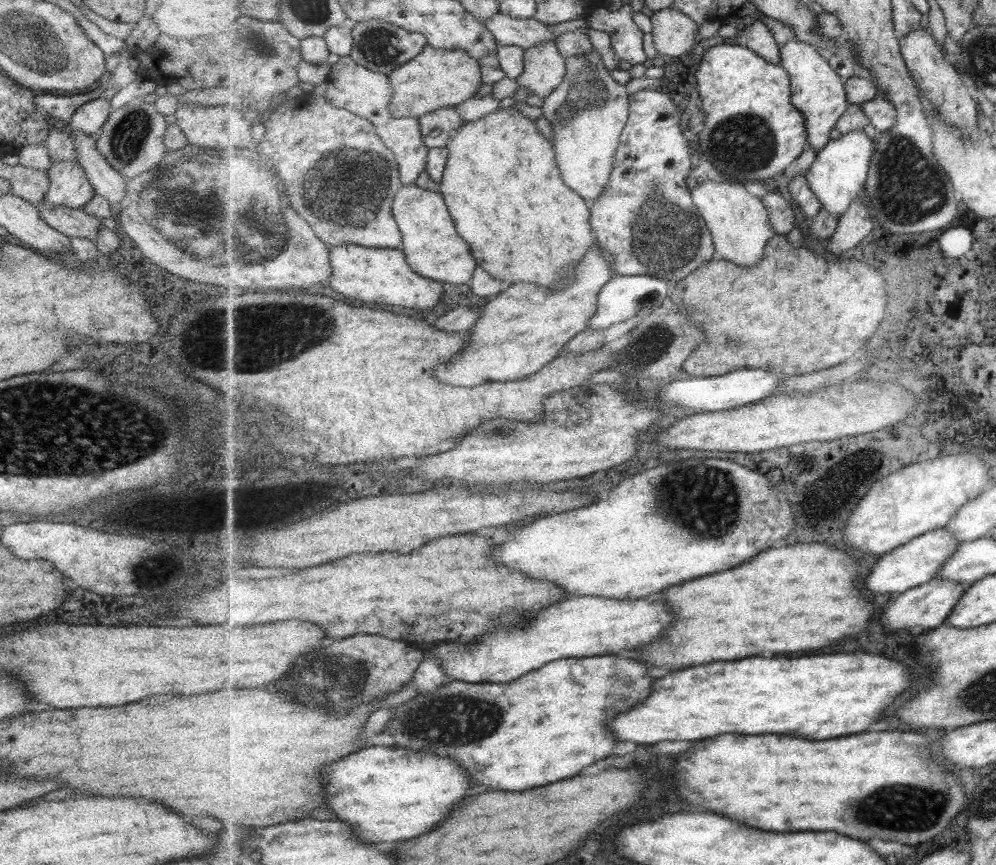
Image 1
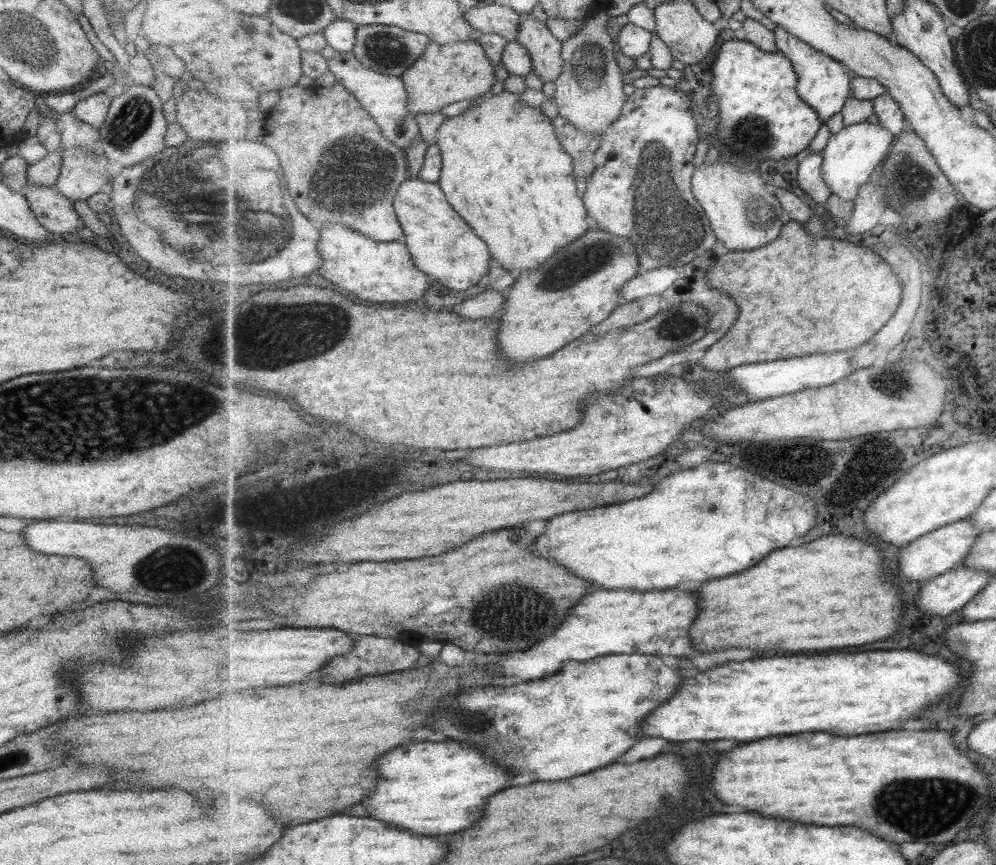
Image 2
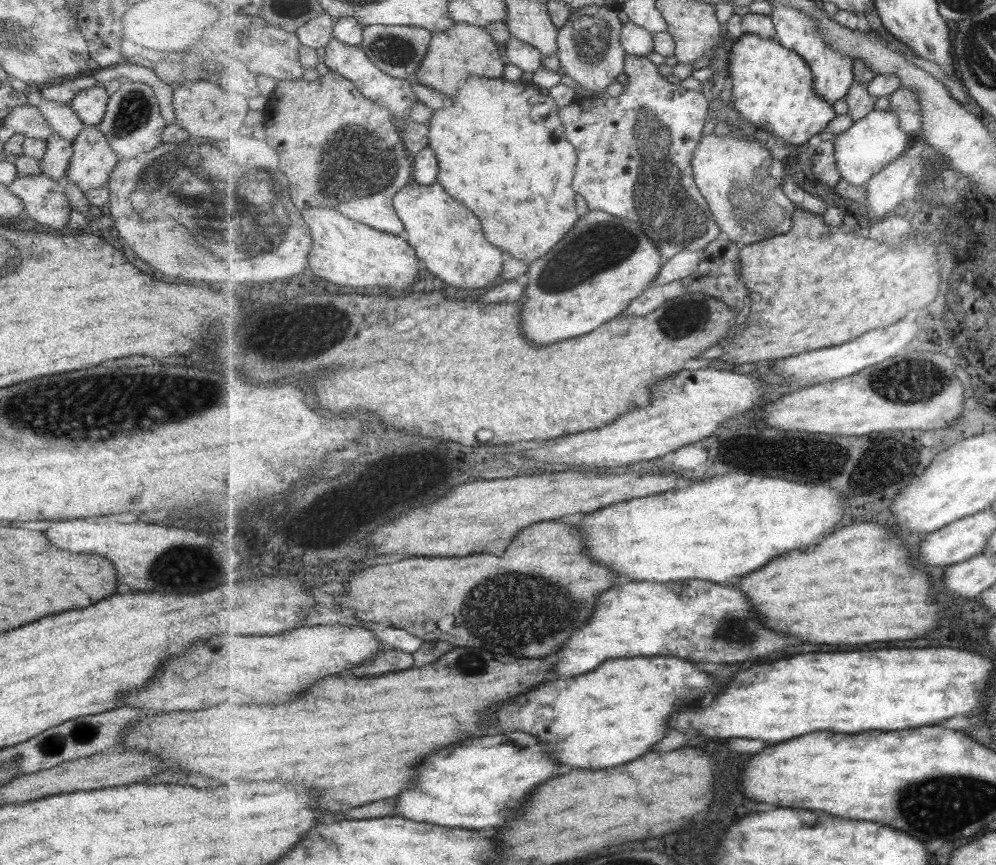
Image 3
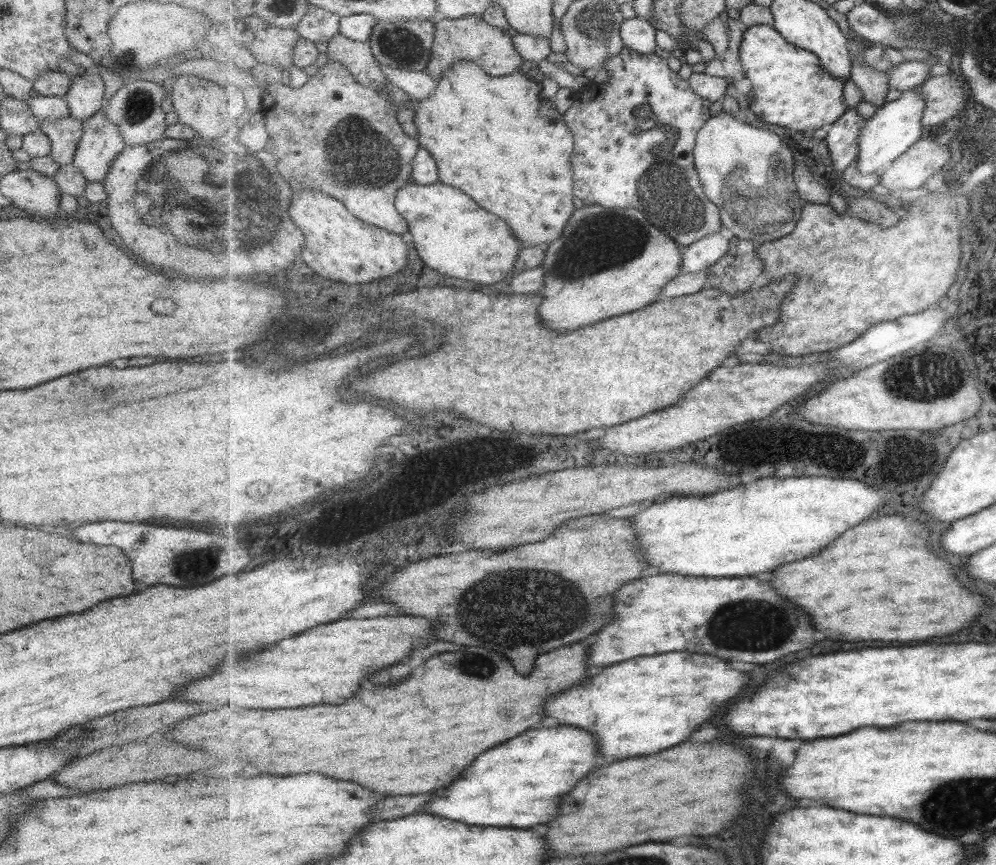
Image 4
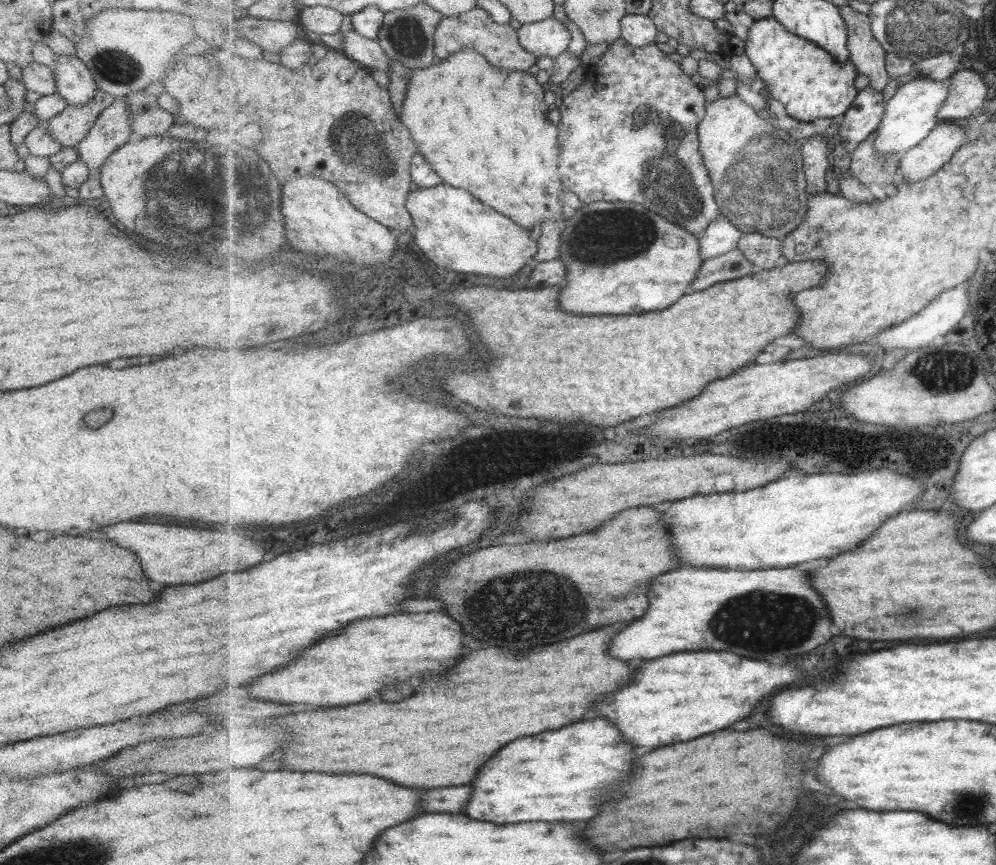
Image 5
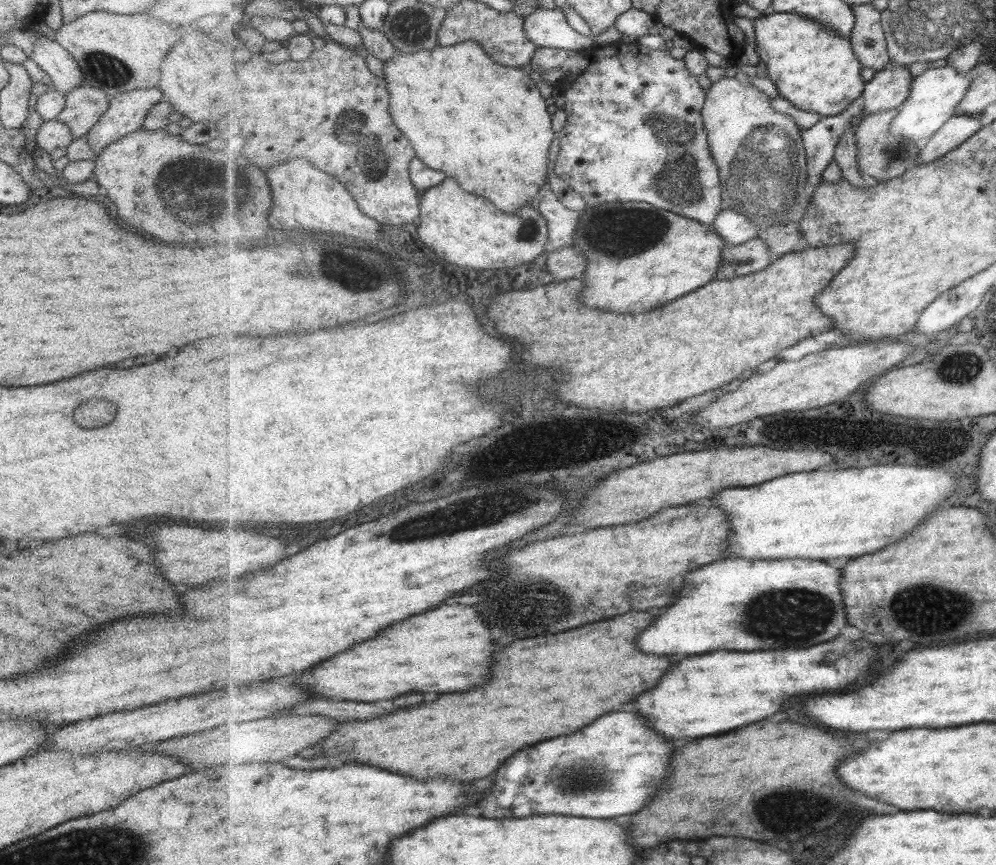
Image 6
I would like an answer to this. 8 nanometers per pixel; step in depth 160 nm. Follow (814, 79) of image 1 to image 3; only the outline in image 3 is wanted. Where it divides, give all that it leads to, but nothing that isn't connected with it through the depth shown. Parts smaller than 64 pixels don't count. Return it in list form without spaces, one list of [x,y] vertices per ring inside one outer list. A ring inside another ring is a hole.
[[[781,4],[774,7],[774,11],[770,16],[775,23],[778,34],[778,42],[784,45],[785,48],[793,49],[800,53],[805,60],[808,61],[809,68],[812,68],[815,76],[814,88],[819,96],[824,96],[831,105],[839,102],[841,98],[846,98],[854,85],[853,78],[853,56],[837,52],[824,36],[820,34],[820,28],[816,26],[816,20],[803,12],[799,8],[793,8],[788,4]]]

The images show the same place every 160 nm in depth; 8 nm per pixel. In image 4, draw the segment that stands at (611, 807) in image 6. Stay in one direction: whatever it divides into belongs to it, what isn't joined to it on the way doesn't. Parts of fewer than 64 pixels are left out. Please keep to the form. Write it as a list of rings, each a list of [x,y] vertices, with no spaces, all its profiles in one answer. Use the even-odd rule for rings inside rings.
[[[571,726],[529,730],[477,758],[457,782],[443,790],[441,798],[427,801],[422,812],[473,826],[531,828],[545,824],[557,816],[561,798],[595,768],[595,760],[597,744],[585,730]]]

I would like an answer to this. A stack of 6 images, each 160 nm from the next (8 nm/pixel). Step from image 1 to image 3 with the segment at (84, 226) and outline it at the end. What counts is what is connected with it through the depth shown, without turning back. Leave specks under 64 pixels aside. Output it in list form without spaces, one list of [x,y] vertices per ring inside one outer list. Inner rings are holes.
[[[44,175],[16,177],[6,186],[23,203],[23,214],[37,224],[63,228],[69,220],[70,204],[64,184]]]

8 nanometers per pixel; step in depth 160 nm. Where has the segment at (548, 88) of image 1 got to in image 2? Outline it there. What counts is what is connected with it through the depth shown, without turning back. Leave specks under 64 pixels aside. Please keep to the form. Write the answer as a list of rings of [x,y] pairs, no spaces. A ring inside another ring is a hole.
[[[521,14],[522,23],[518,41],[524,44],[532,55],[532,72],[544,82],[555,82],[564,71],[563,43],[535,16]]]

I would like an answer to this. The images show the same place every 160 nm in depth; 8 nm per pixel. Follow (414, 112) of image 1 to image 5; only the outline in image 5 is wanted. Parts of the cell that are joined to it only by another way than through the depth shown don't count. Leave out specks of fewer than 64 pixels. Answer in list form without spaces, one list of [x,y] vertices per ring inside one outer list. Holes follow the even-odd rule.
[[[478,6],[457,16],[444,17],[434,37],[436,40],[435,54],[438,60],[445,60],[465,48],[472,48],[480,52],[489,64],[504,70],[527,72],[531,66],[537,64],[538,56],[529,52],[520,43],[517,29],[515,30],[509,24],[497,24],[489,12]]]

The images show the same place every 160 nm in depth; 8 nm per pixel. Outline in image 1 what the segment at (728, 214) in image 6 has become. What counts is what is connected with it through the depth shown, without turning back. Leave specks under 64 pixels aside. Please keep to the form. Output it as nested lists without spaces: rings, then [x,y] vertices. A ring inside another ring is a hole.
[[[615,274],[601,289],[596,315],[588,320],[588,328],[603,330],[636,316],[649,315],[652,308],[668,304],[671,293],[667,280],[655,276],[621,276]]]

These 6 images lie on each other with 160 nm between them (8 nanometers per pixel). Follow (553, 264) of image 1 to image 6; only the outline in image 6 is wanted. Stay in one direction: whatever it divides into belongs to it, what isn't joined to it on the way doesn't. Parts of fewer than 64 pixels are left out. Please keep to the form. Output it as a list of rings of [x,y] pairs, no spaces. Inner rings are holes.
[[[473,39],[448,47],[438,46],[433,50],[422,50],[421,52],[411,52],[409,54],[398,53],[385,64],[383,78],[388,81],[390,88],[390,112],[396,122],[396,126],[400,128],[416,148],[417,157],[429,168],[445,172],[448,177],[459,181],[461,188],[464,188],[467,192],[485,196],[485,198],[493,201],[493,204],[497,204],[497,208],[501,208],[503,212],[518,212],[520,208],[528,204],[534,204],[534,201],[540,195],[541,189],[548,182],[549,154],[551,154],[553,138],[557,134],[553,132],[553,124],[551,124],[552,108],[547,106],[545,98],[541,96],[541,90],[537,88],[537,84],[531,79],[529,73],[525,73],[520,68],[508,67],[495,62],[484,47]]]

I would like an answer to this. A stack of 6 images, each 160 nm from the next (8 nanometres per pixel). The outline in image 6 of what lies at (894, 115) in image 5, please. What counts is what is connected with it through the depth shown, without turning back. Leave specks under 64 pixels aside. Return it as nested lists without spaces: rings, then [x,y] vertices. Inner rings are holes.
[[[949,64],[944,67],[927,69],[920,76],[915,77],[908,99],[905,100],[905,104],[899,109],[899,115],[891,124],[891,135],[897,141],[913,140],[921,149],[925,149],[933,136],[957,115],[957,108],[968,94],[972,80],[972,73],[959,73]]]

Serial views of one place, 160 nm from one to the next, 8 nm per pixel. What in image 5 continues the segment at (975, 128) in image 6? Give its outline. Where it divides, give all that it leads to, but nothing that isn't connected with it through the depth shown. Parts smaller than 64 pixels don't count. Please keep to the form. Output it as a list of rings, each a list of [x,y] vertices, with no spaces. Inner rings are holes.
[[[954,122],[950,125],[939,125],[919,146],[899,156],[899,179],[919,183],[944,168],[944,164],[967,142],[967,128],[961,128],[965,124],[966,122]]]

